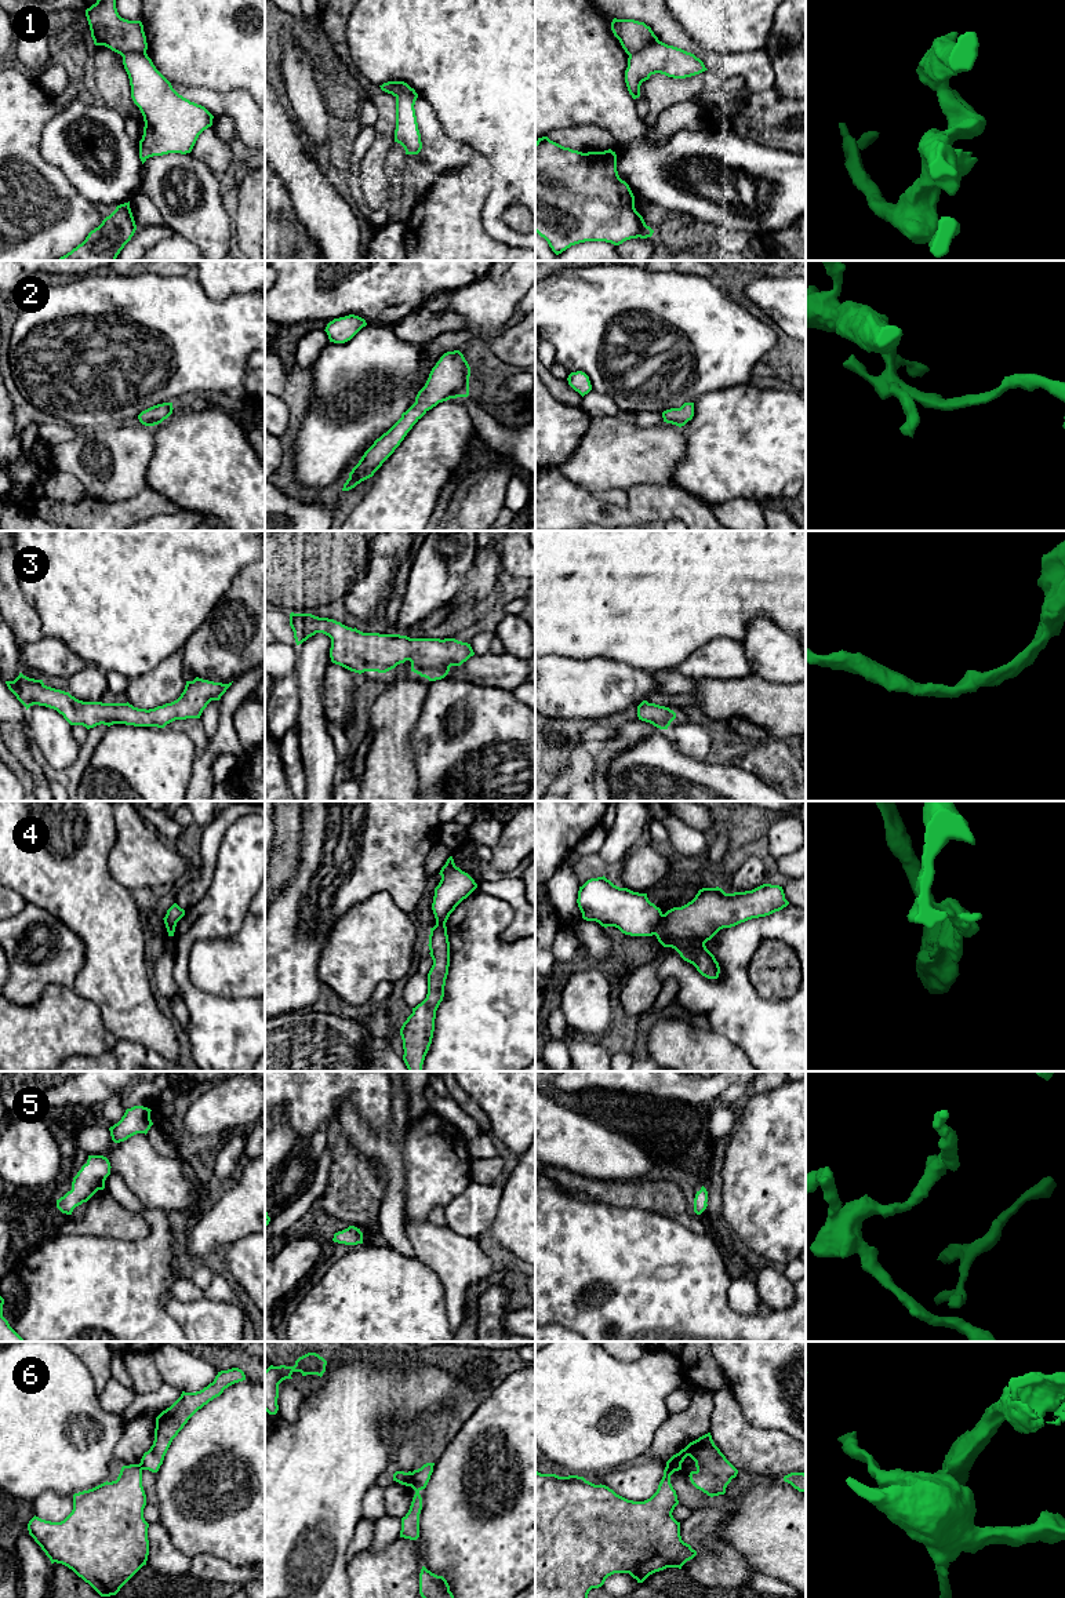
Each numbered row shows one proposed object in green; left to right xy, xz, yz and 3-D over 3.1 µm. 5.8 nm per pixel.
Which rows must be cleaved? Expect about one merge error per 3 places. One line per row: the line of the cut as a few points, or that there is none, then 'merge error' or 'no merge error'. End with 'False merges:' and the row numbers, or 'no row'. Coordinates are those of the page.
1: cut yz (657, 39), (629, 57); merge error
2: cut none; no merge error
3: cut none; no merge error
4: cut yz (664, 914), (654, 934); merge error
5: cut none; no merge error
6: cut yz (667, 1464), (680, 1467); merge error
False merges: 1, 4, 6

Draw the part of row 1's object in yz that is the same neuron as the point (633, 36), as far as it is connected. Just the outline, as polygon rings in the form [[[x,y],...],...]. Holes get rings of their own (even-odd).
[[[614,18],[611,30],[629,57],[658,40],[650,26],[635,19]]]

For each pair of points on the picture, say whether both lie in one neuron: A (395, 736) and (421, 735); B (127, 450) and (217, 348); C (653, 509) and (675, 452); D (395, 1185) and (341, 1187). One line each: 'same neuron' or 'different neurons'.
A: different neurons
B: different neurons
C: different neurons
D: different neurons

